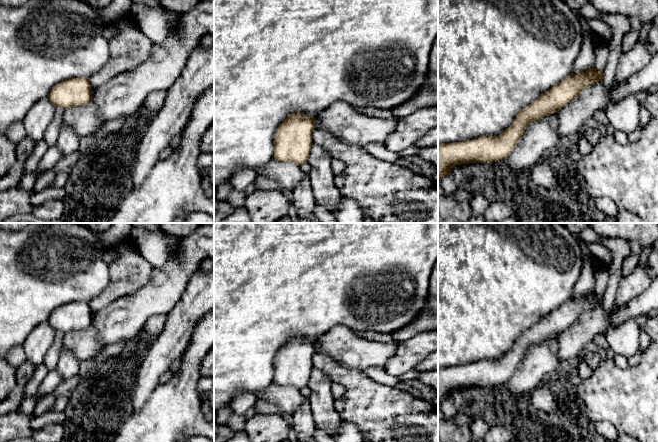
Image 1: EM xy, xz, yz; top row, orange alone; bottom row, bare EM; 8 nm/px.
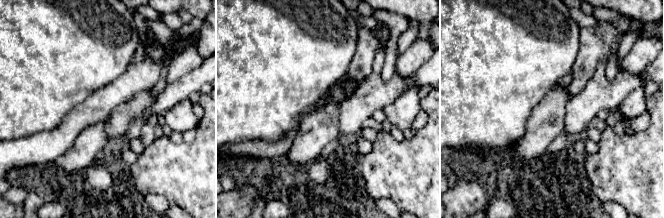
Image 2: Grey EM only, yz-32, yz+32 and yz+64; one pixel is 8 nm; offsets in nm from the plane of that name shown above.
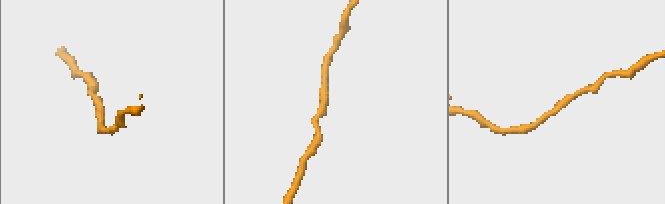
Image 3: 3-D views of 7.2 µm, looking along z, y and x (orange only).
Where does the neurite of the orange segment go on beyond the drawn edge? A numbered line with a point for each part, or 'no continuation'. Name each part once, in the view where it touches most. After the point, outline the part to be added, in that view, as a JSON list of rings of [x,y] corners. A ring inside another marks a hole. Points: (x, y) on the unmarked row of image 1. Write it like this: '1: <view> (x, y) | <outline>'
no continuation

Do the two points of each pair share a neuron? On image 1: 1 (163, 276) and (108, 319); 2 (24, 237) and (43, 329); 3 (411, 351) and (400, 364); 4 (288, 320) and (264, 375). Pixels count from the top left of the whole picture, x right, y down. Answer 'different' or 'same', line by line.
1: same
2: different
3: same
4: same

